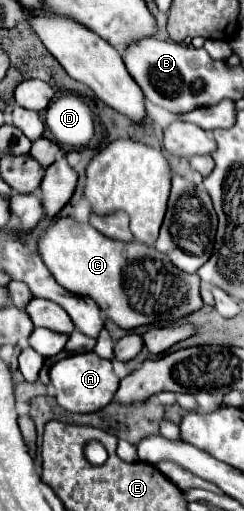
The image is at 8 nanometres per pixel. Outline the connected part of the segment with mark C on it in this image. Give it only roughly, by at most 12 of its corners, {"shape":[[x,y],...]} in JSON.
{"shape":[[71,217],[39,239],[55,281],[121,329],[203,307],[155,247]]}

